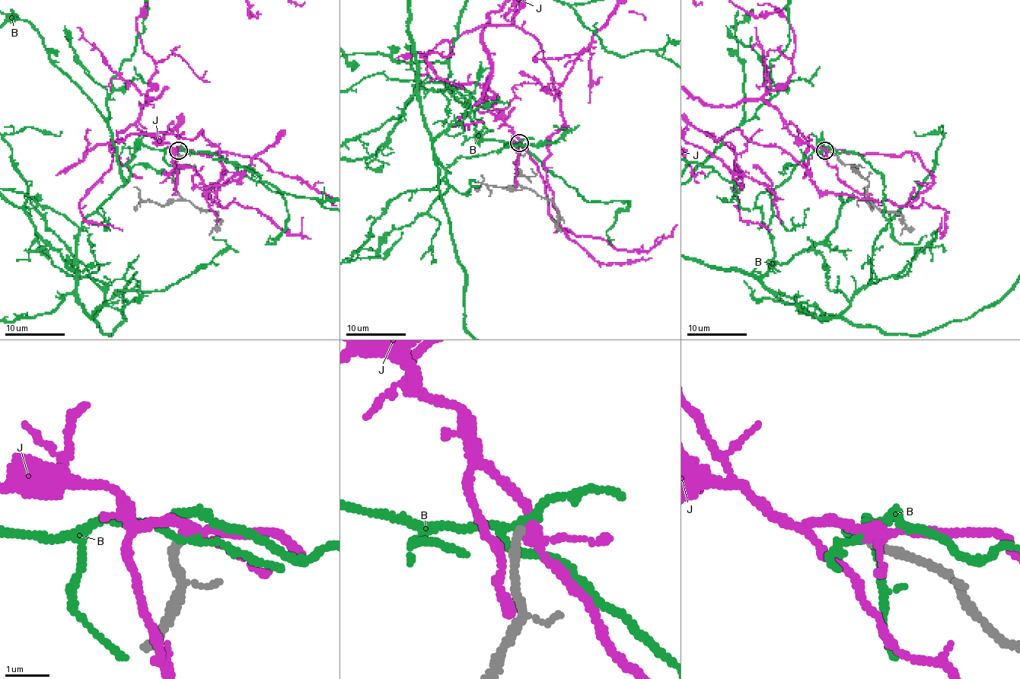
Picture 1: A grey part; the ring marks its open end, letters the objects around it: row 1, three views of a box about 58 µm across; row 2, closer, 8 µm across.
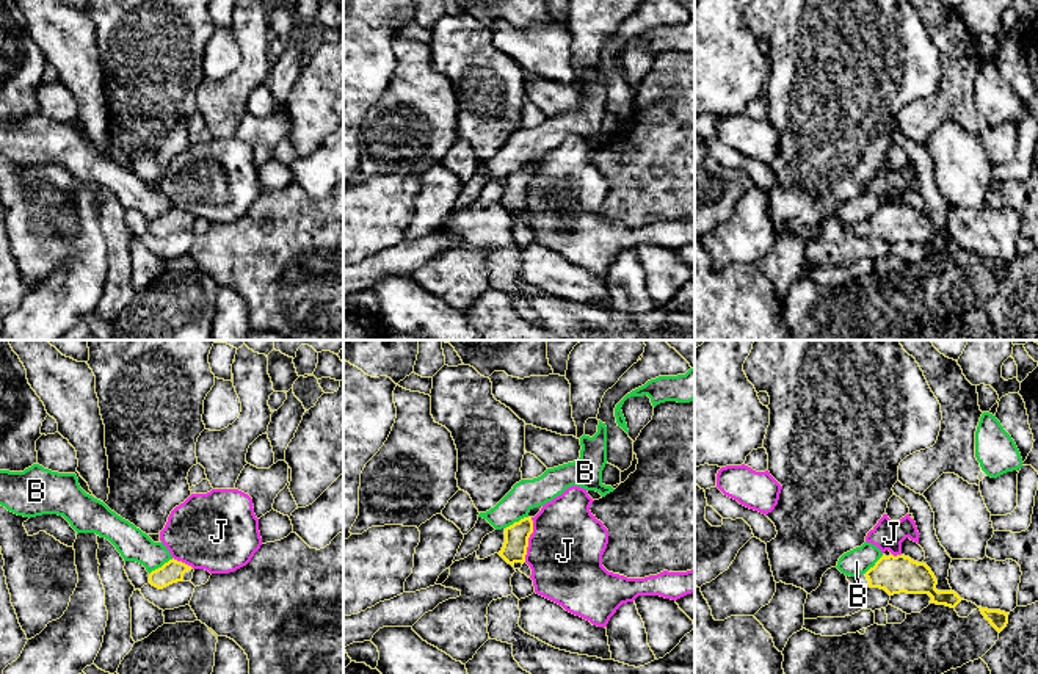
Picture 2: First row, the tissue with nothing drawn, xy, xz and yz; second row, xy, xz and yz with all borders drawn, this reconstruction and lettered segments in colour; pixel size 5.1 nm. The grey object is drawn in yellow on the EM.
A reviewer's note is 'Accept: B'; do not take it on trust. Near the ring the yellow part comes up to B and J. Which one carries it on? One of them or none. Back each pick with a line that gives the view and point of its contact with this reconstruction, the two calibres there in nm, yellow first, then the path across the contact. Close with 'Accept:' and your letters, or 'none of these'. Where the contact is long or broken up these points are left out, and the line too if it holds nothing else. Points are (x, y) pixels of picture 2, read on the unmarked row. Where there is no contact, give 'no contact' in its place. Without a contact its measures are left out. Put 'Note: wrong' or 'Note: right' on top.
Note: wrong
Accept: none of these

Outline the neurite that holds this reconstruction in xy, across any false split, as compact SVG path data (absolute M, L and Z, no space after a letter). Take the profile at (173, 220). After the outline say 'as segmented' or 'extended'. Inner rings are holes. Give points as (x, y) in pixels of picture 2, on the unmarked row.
M169 208L149 223L149 232L163 238L177 230L191 230L194 218L182 210Z | extended

